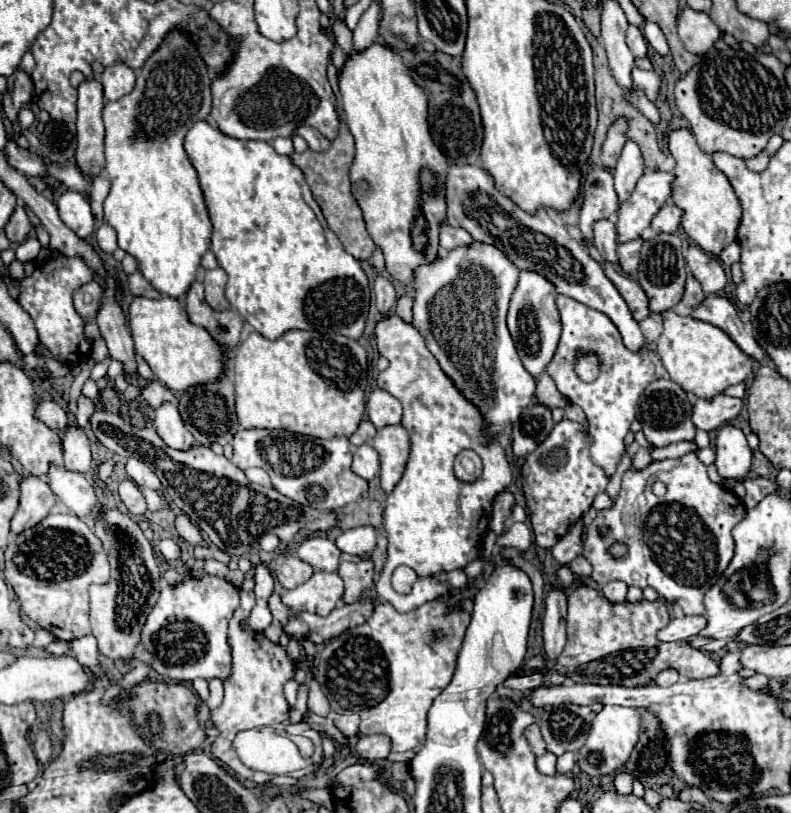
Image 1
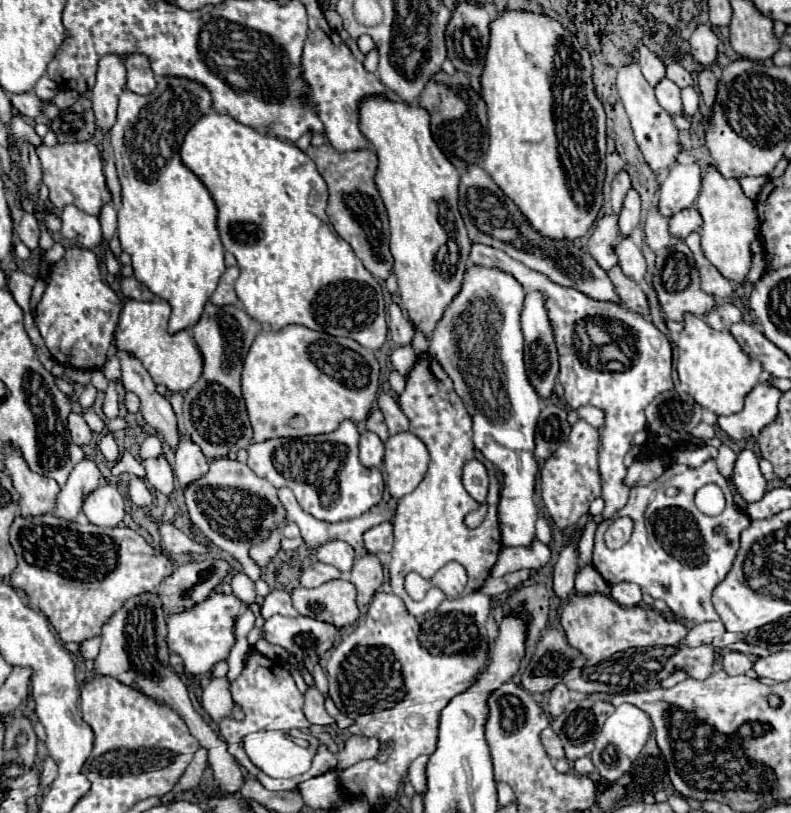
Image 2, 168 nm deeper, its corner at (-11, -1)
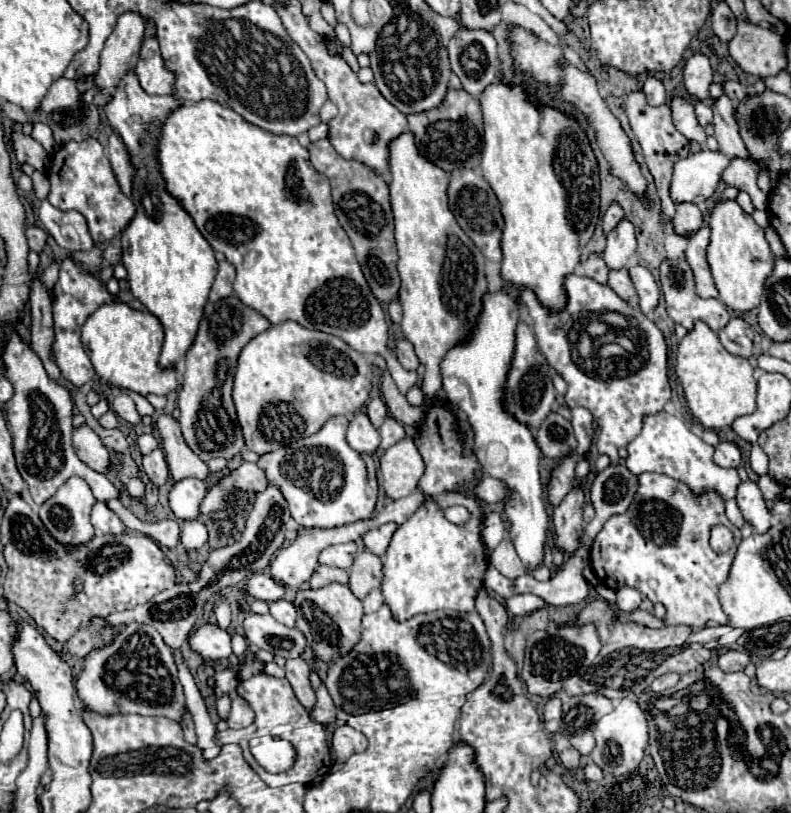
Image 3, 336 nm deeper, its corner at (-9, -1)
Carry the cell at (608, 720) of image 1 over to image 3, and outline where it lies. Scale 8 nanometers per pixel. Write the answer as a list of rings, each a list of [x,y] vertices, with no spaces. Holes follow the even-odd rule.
[[[622,699],[620,705],[616,705],[616,709],[608,715],[604,715],[594,729],[594,739],[596,739],[596,747],[590,753],[590,759],[606,773],[610,775],[626,775],[630,771],[634,771],[646,751],[648,745],[648,721],[644,711],[638,707],[636,701],[630,699]]]

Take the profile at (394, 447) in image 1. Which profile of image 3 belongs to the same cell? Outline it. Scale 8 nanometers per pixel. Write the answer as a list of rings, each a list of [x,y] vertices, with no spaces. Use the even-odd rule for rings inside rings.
[[[404,437],[394,447],[386,449],[380,459],[380,473],[386,495],[390,499],[402,499],[416,491],[424,469],[426,465],[422,455],[410,437]]]

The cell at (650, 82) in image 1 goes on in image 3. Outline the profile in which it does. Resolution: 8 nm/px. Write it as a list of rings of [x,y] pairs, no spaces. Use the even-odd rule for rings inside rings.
[[[672,97],[670,107],[672,107],[672,119],[674,119],[676,129],[684,137],[688,137],[690,141],[696,141],[696,143],[704,145],[706,143],[706,133],[704,133],[704,129],[700,127],[700,123],[694,115],[694,107],[682,97]]]

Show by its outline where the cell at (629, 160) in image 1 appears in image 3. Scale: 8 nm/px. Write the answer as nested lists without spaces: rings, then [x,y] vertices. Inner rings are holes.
[[[622,219],[622,223],[608,233],[606,237],[606,251],[604,251],[604,263],[610,271],[614,269],[622,269],[628,261],[630,255],[634,255],[636,251],[636,235],[634,235],[634,225],[626,219]]]

